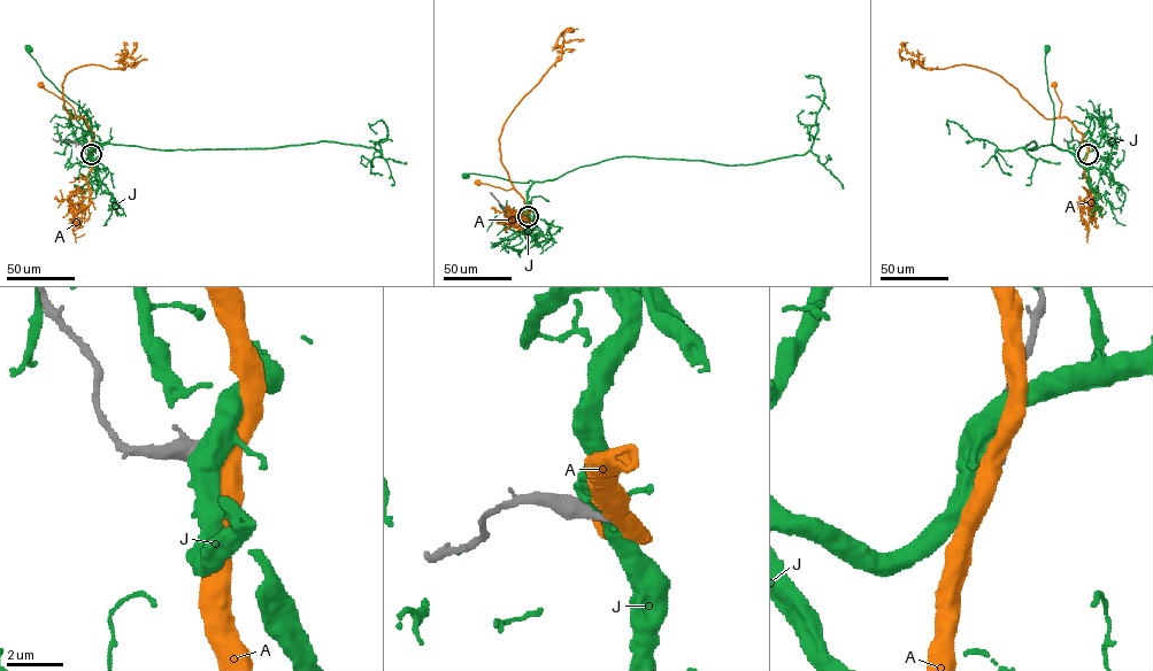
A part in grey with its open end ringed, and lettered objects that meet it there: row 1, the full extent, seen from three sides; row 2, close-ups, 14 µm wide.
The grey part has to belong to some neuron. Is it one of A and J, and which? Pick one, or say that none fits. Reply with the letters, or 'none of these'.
none of these

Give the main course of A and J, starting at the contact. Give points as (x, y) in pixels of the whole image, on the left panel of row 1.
A: (91, 154), (93, 135), (86, 121), (77, 117), (66, 101), (40, 85)
J: (90, 154), (90, 159), (90, 151), (95, 145), (84, 112), (44, 76), (29, 49)

